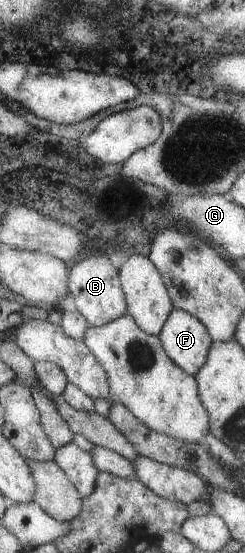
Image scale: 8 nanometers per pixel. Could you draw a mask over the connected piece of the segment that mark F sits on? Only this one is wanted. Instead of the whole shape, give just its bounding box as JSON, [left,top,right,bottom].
[157,309,213,375]

